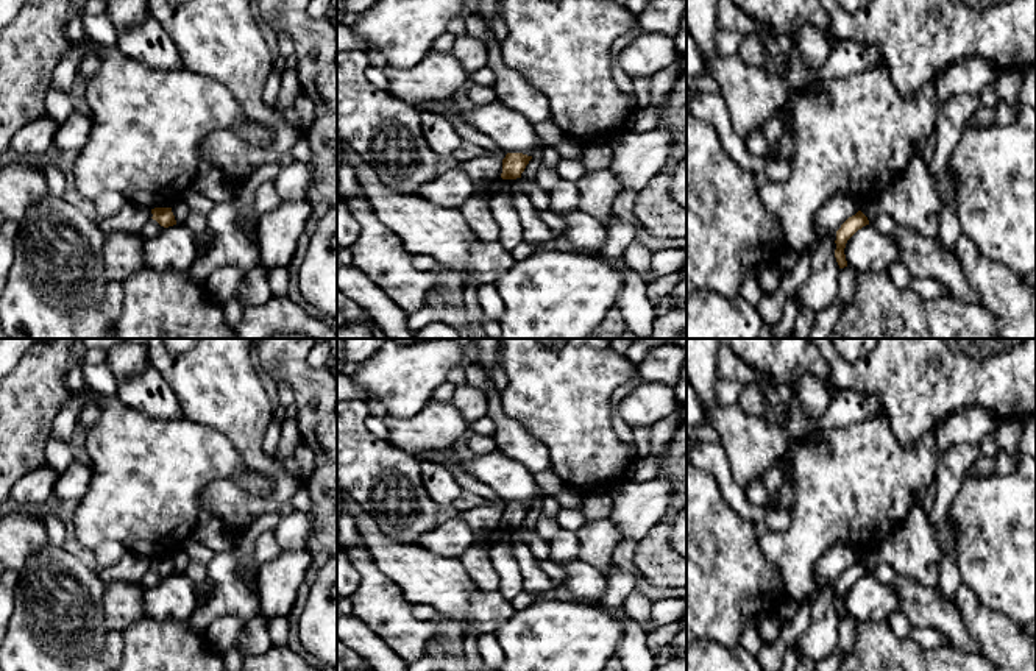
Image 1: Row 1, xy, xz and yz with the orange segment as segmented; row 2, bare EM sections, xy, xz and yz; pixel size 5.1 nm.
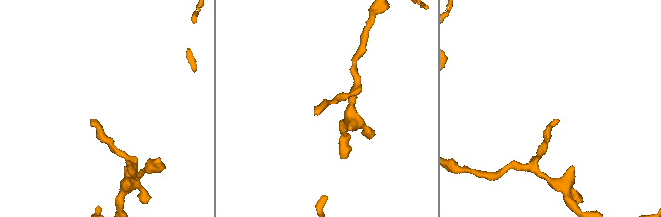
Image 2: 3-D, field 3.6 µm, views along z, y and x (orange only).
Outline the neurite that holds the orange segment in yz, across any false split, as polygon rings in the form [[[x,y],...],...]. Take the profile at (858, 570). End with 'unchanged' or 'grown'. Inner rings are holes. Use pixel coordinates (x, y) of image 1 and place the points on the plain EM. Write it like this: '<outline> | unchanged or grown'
[[[858,560],[855,565],[849,566],[841,577],[836,580],[836,599],[835,599],[835,607],[839,615],[839,618],[847,616],[844,598],[847,590],[863,576],[869,574],[867,566]]] | unchanged

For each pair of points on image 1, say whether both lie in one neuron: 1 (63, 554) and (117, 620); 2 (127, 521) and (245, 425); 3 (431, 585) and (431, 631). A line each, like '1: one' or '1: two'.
1: two
2: two
3: two

